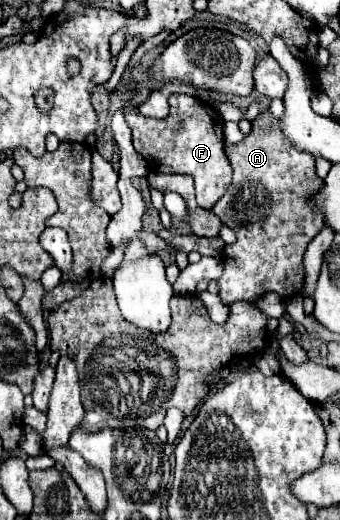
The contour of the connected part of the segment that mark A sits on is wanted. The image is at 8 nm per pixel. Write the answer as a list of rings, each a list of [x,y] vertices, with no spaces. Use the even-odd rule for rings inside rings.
[[[270,113],[258,115],[252,131],[236,145],[228,145],[234,181],[212,211],[236,233],[236,243],[224,247],[224,275],[218,295],[224,303],[254,303],[266,293],[288,299],[300,293],[304,277],[304,251],[324,225],[324,213],[314,207],[312,197],[324,187],[316,175],[314,157],[298,151],[284,139],[278,119]]]

